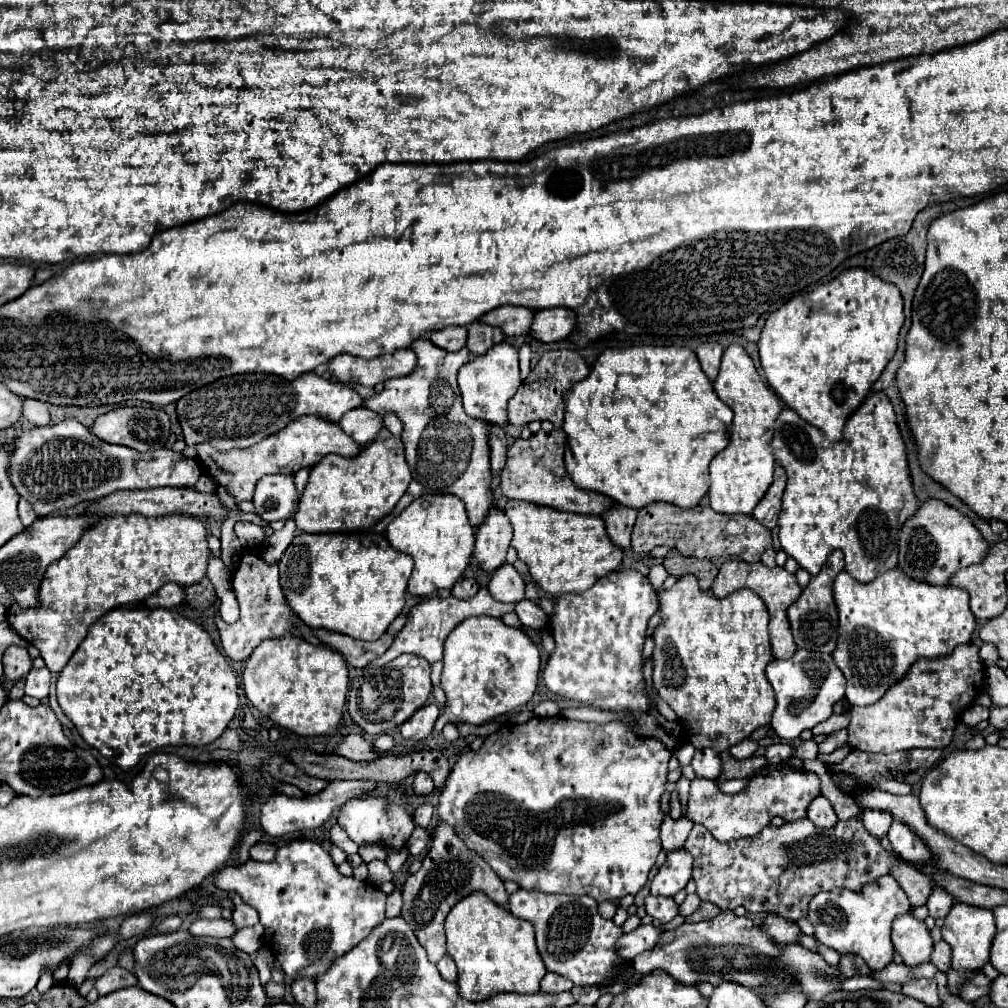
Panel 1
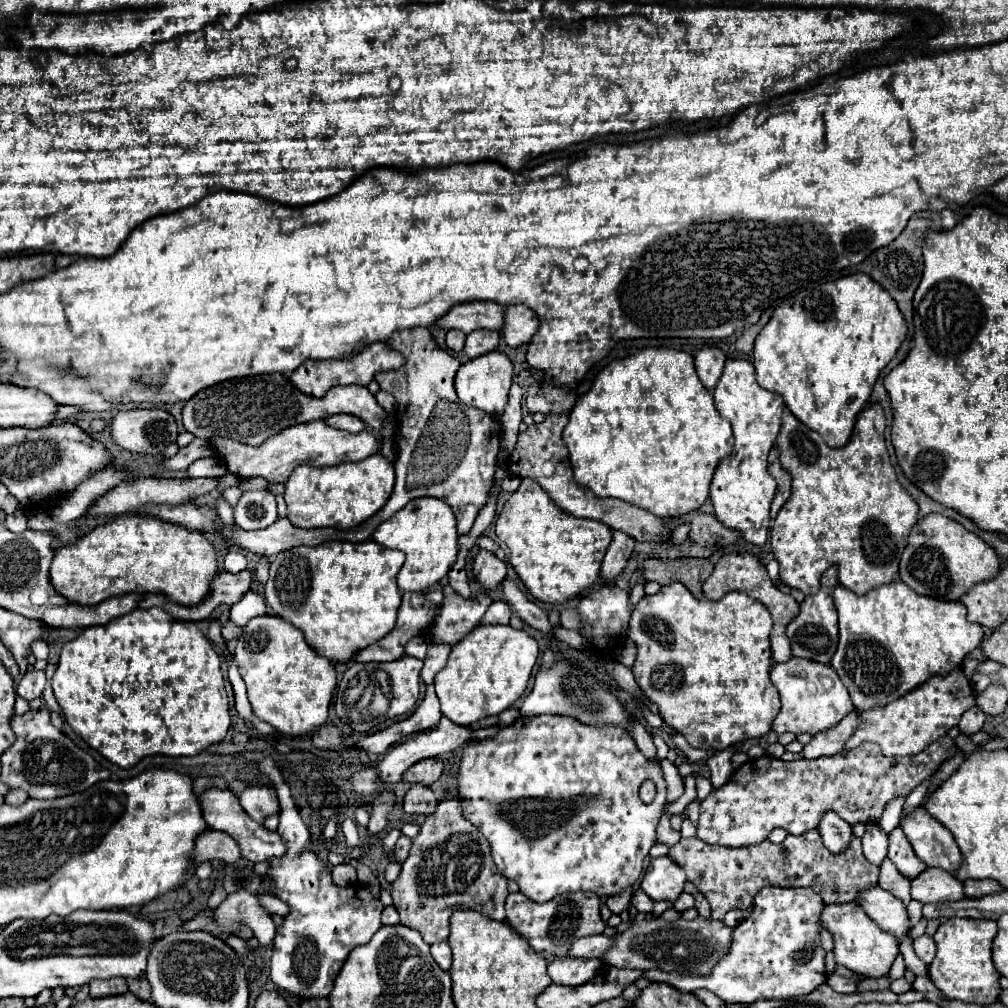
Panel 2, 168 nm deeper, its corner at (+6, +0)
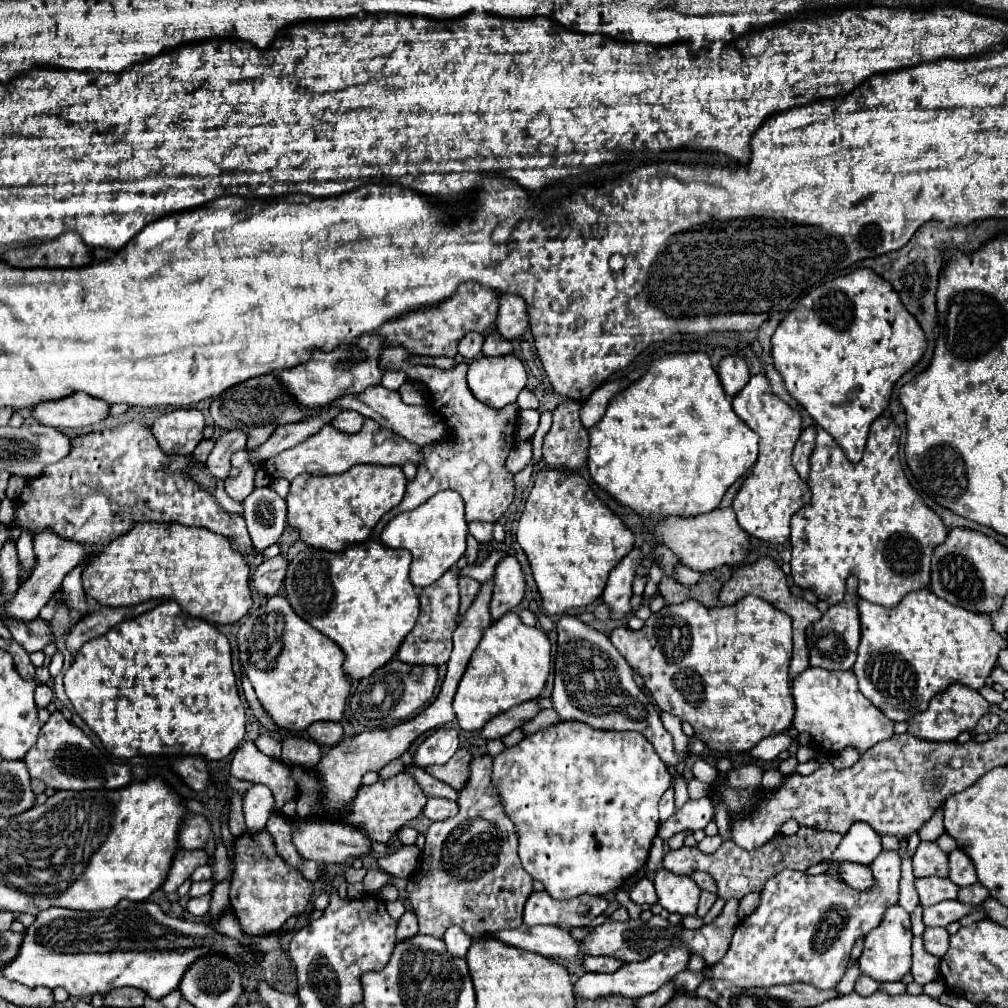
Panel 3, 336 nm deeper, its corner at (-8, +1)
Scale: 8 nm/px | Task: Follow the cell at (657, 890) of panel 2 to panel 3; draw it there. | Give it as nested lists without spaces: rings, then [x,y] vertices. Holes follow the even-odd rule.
[[[660,869],[654,877],[654,887],[658,893],[658,903],[668,913],[678,913],[680,917],[696,913],[700,887],[690,877]]]

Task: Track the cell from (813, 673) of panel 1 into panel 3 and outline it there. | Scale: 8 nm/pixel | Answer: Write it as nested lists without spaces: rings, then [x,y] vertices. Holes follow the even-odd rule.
[[[808,667],[792,683],[792,695],[796,701],[794,727],[800,733],[808,733],[816,747],[838,753],[846,747],[854,747],[860,755],[876,743],[894,735],[894,723],[888,721],[878,707],[874,707],[860,691],[856,675],[852,671],[826,671]]]

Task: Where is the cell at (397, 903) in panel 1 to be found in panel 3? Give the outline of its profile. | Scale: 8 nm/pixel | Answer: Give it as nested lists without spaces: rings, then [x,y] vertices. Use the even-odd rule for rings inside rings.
[[[406,911],[402,915],[402,919],[398,921],[398,931],[396,931],[396,939],[402,941],[402,939],[410,939],[418,935],[418,919],[412,911]]]

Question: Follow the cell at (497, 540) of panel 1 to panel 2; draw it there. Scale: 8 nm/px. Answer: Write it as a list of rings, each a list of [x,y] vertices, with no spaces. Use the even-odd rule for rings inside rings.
[[[480,550],[474,558],[474,576],[486,590],[494,590],[506,576],[506,564],[494,552]]]

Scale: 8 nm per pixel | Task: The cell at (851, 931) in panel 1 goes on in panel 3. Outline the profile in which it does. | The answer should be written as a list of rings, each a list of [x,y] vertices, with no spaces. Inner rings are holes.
[[[888,907],[884,921],[872,929],[866,935],[866,943],[864,943],[864,951],[858,959],[860,971],[868,977],[872,977],[878,983],[886,983],[886,981],[900,981],[912,967],[912,931],[910,931],[910,915],[900,907]]]

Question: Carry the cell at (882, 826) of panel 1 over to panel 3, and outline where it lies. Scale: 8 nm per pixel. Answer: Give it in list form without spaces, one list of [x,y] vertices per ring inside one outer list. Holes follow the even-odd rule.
[[[882,851],[872,863],[874,887],[870,891],[854,891],[842,879],[822,875],[808,875],[802,871],[786,869],[770,877],[760,893],[758,909],[744,917],[734,931],[732,943],[724,959],[712,967],[706,967],[706,979],[726,979],[736,987],[770,987],[788,983],[812,983],[820,989],[834,989],[846,971],[850,959],[850,949],[858,937],[870,933],[884,919],[890,905],[898,903],[898,883],[900,883],[900,855],[896,851]]]

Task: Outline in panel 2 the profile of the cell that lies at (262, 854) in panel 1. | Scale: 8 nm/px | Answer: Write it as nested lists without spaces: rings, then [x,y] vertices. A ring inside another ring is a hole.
[[[206,830],[196,838],[196,852],[194,852],[194,864],[206,862],[206,860],[222,860],[226,864],[234,864],[242,858],[240,846],[234,838],[220,830]]]

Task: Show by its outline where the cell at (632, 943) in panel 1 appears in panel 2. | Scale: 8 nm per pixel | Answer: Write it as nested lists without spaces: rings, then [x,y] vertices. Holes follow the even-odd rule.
[[[586,936],[586,938],[580,938],[572,944],[570,948],[570,956],[576,956],[576,958],[600,958],[604,956],[604,952],[608,952],[608,948],[612,948],[614,944],[614,938],[610,936]]]

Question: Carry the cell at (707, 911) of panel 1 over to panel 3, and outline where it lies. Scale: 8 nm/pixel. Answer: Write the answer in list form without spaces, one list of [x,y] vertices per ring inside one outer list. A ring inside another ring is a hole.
[[[694,871],[690,877],[698,883],[698,887],[700,887],[700,889],[706,889],[706,891],[714,891],[714,893],[716,893],[716,883],[714,883],[714,879],[712,879],[708,873]]]

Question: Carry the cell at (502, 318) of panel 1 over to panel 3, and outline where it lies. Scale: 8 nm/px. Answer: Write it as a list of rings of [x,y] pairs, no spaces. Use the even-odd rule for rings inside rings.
[[[460,283],[458,291],[438,307],[422,307],[422,311],[410,311],[410,315],[402,315],[402,319],[390,319],[390,323],[378,327],[376,335],[382,337],[384,347],[404,347],[412,355],[456,357],[456,347],[464,333],[484,333],[494,325],[496,313],[498,295],[492,289],[482,287],[480,283]]]

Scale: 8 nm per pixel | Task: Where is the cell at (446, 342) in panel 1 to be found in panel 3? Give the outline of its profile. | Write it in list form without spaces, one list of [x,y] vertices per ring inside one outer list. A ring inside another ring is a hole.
[[[468,333],[460,343],[458,343],[458,355],[464,359],[476,359],[482,351],[484,337],[480,333]]]

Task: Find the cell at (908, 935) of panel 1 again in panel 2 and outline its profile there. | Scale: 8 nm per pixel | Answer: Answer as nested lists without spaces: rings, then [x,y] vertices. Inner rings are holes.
[[[872,886],[870,890],[866,890],[864,894],[860,894],[856,898],[866,914],[888,934],[894,934],[898,938],[898,942],[902,942],[902,938],[910,936],[912,924],[906,912],[906,906],[902,904],[902,900],[898,900],[896,896],[892,896],[890,892],[882,890],[880,886]]]

